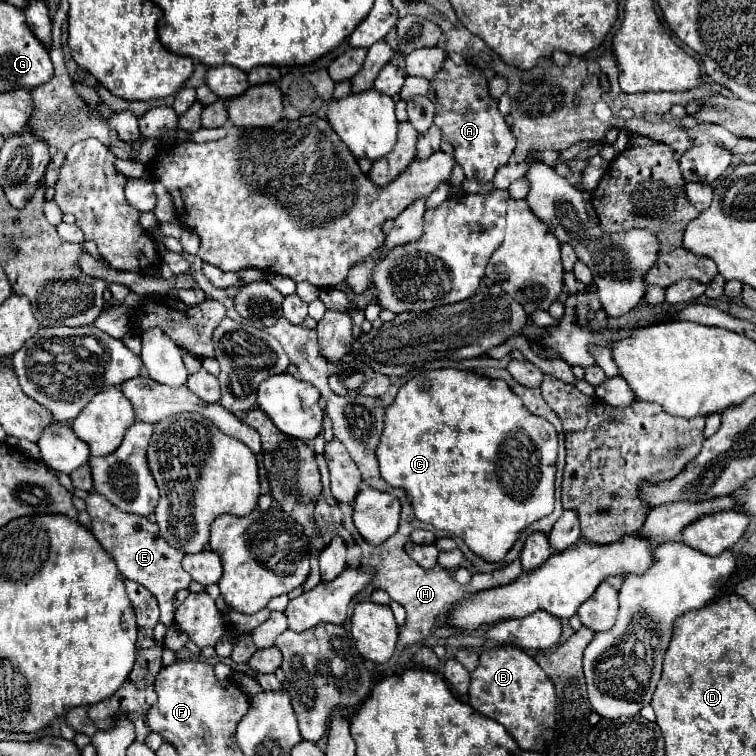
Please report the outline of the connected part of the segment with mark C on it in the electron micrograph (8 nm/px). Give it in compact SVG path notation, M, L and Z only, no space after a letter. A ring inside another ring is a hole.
M444 368L444 370L432 370L432 372L422 374L422 376L414 376L406 384L400 386L396 400L388 408L388 414L384 418L384 432L382 432L376 456L378 456L378 462L380 462L382 478L394 488L404 488L406 494L412 498L412 508L414 508L414 514L416 514L418 520L422 520L426 524L432 524L438 530L446 530L454 536L460 536L476 556L480 556L488 562L500 562L508 554L508 550L514 546L514 542L520 538L524 528L528 528L532 522L548 516L554 510L556 450L558 450L556 428L550 422L544 422L542 418L524 410L524 404L508 388L508 384L504 380L492 380L492 378L486 378L486 376L478 378L472 372Z

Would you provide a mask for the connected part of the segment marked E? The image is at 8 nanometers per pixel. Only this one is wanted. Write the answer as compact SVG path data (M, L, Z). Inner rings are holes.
M90 494L86 498L86 504L88 504L86 510L92 518L92 534L96 536L96 540L114 558L122 576L142 584L144 588L148 588L156 596L158 608L160 608L160 620L166 626L172 626L174 624L172 598L178 590L188 588L190 582L192 582L192 578L180 566L180 562L184 558L182 550L170 546L160 536L160 530L158 530L156 524L148 522L146 518L142 518L138 514L126 514L126 512L118 510L102 494Z

